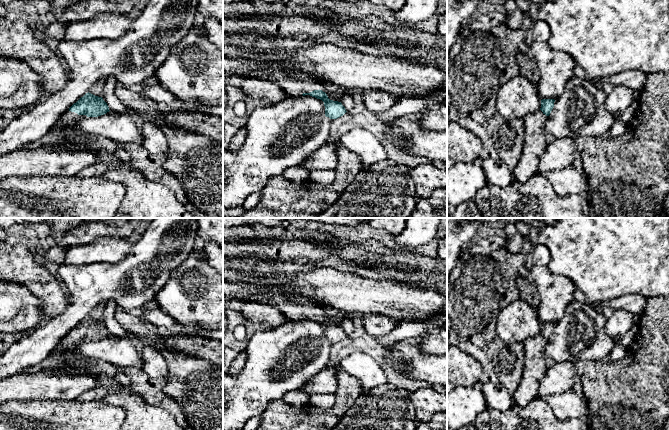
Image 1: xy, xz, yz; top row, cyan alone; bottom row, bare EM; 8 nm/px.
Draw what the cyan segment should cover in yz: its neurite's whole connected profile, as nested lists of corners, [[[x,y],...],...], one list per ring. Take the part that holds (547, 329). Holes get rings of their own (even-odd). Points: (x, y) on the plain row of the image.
[[[542,323],[541,332],[524,341],[524,366],[519,384],[513,394],[515,404],[527,406],[538,397],[539,384],[546,374],[544,346],[554,331],[554,323]]]

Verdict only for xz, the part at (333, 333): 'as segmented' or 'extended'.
extended

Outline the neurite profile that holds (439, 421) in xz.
[[[447,411],[434,415],[428,422],[418,422],[416,430],[447,430]]]

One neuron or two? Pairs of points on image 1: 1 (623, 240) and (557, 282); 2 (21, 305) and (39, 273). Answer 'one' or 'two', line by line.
1: two
2: two

